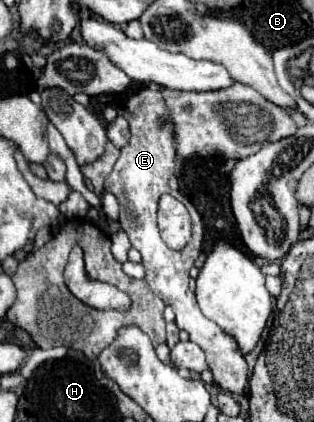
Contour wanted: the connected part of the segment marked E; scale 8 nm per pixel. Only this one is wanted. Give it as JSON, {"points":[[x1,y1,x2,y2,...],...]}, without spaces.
{"points":[[141,90,133,94,127,104,123,106,123,116,127,118,131,126,131,140,127,146,121,148,119,160,115,162,111,174,105,180,105,192,115,194,119,200,119,224,121,230,129,236,129,242,133,248,141,252,143,268,145,268,145,280,153,294,157,294,165,304,169,304,175,310,175,322,179,328,187,330,191,340,197,342,205,354,209,370,213,372,215,382,231,392,231,394,245,394,249,390,249,368,247,360,241,354,237,340,231,334,225,334,215,322,207,320,201,314,201,308,197,306,197,298,189,288,189,270,195,264,201,244,203,244,203,222,193,204,189,208,193,218,193,236,189,244,181,250,171,250,159,236,157,230,157,206,159,198,163,194,171,194,169,188,169,176,175,174,175,140,169,130,169,126,159,126,159,120,165,116,165,102,161,98,161,92,153,90]]}

